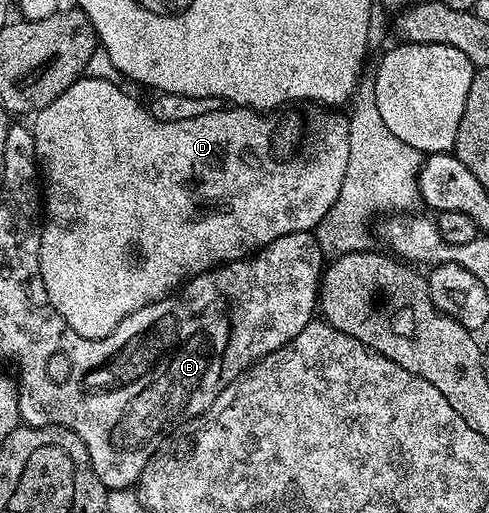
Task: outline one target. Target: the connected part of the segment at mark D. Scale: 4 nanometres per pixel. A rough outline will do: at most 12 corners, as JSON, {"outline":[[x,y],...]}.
{"outline":[[347,118],[155,119],[31,124],[40,272],[101,339],[330,213]]}

